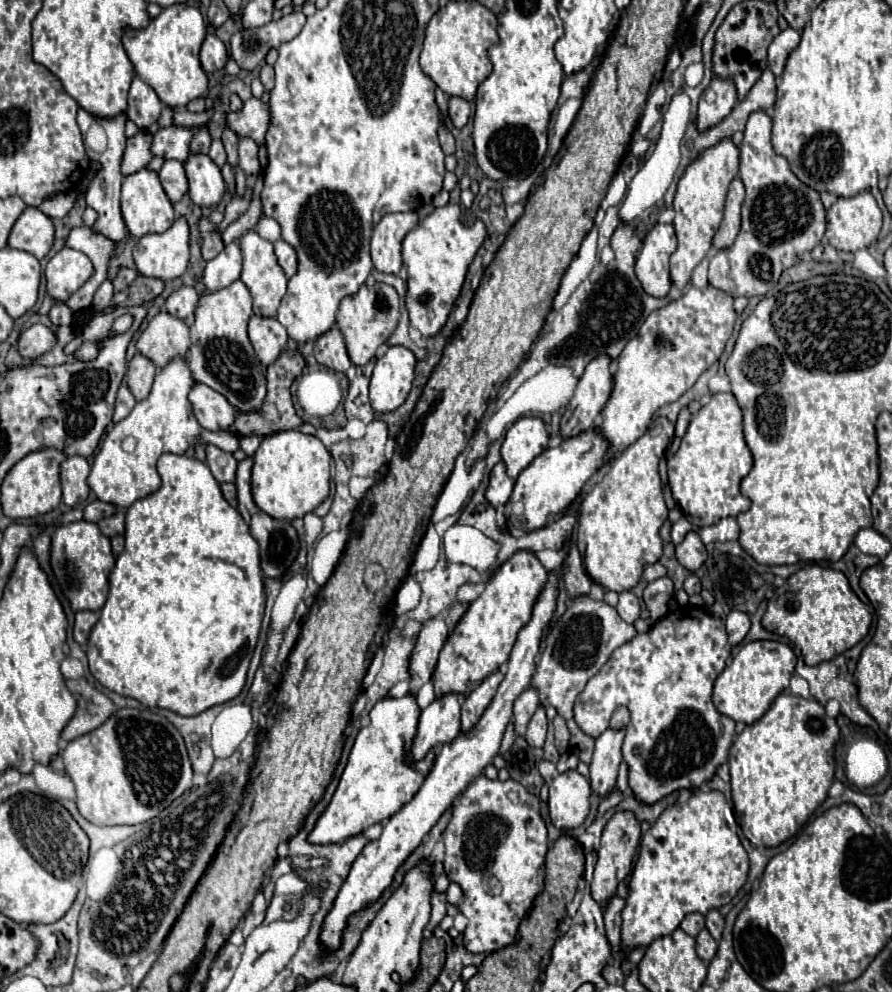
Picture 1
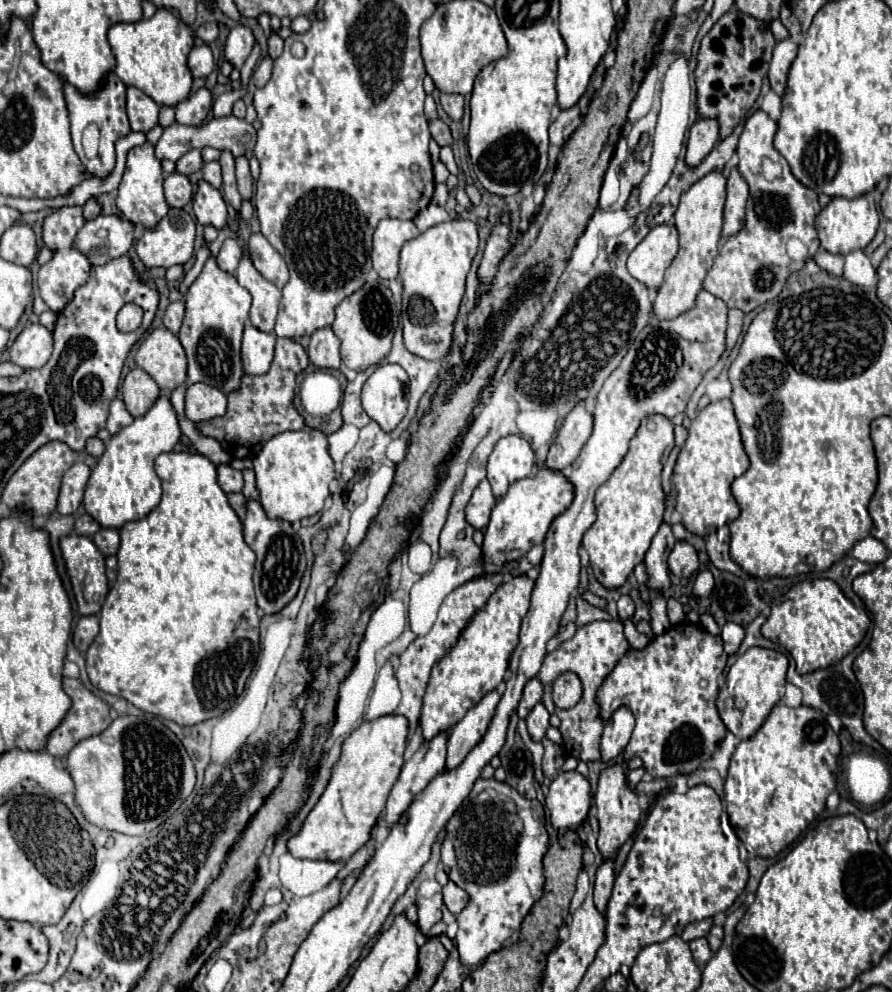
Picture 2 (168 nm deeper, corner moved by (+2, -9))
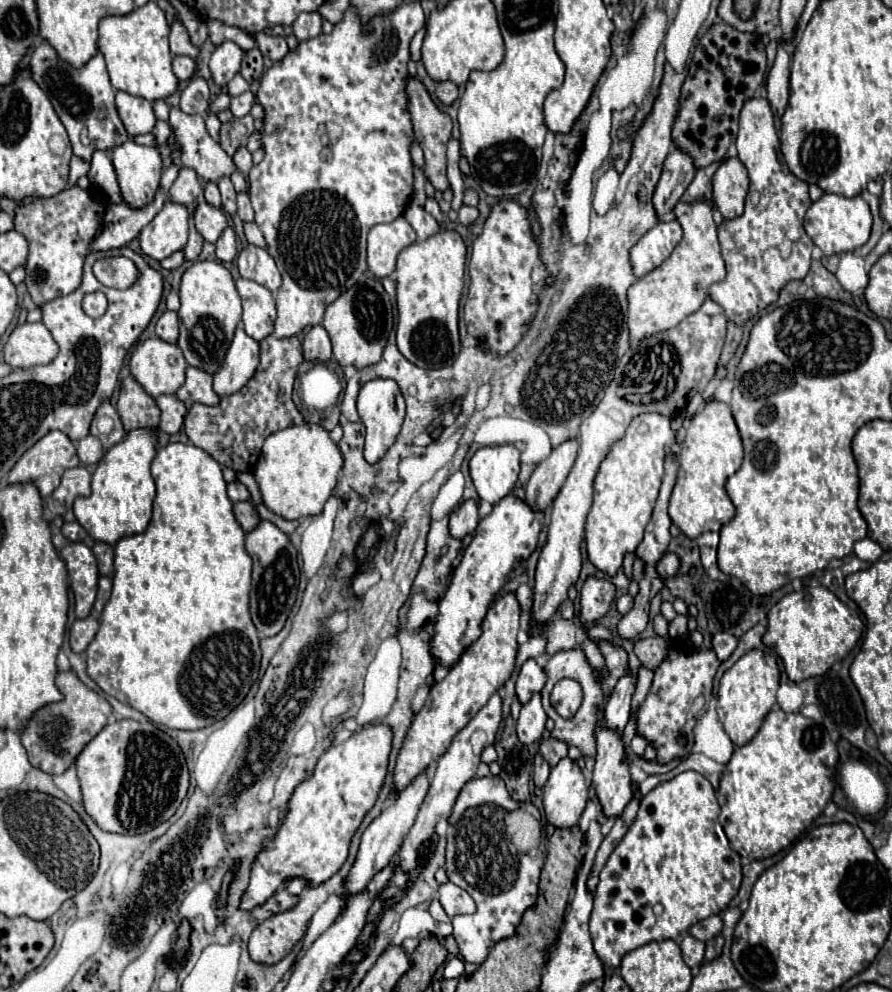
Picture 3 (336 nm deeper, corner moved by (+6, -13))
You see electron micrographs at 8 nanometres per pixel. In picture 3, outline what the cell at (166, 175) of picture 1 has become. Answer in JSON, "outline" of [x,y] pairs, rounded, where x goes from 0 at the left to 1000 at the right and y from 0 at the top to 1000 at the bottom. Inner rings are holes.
{"outline":[[[204,168],[200,180],[193,184],[191,193],[188,193],[188,201],[200,205],[200,207],[215,207],[220,203],[220,199],[224,197],[224,184],[222,184],[222,176],[211,170]]]}

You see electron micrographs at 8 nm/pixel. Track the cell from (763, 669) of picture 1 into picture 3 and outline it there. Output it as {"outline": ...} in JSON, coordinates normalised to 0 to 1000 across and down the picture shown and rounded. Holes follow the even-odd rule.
{"outline":[[[839,656],[807,684],[805,693],[805,725],[823,751],[836,751],[852,735],[857,723],[870,709],[874,689],[874,672],[870,662],[859,656]]]}

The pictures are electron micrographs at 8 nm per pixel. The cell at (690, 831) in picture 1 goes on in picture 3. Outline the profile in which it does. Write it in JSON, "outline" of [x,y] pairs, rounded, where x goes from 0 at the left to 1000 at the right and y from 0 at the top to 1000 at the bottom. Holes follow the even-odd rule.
{"outline":[[[778,777],[762,779],[753,787],[740,789],[724,803],[720,803],[713,828],[704,836],[702,844],[693,850],[691,858],[684,862],[677,878],[673,880],[673,890],[666,902],[661,941],[666,959],[679,981],[684,977],[693,977],[700,963],[706,959],[731,949],[756,947],[760,941],[771,939],[783,928],[809,920],[827,900],[832,890],[830,862],[818,856],[805,820],[807,814],[796,787]],[[735,910],[744,914],[742,922],[731,920]]]}

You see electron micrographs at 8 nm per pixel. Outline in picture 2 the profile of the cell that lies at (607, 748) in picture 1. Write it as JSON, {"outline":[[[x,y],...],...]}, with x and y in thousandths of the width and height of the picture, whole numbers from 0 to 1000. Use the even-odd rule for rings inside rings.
{"outline":[[[693,713],[686,723],[679,727],[677,731],[677,739],[675,739],[675,765],[679,769],[684,769],[688,763],[693,763],[709,741],[711,735],[711,721],[709,717],[704,717],[704,713]]]}

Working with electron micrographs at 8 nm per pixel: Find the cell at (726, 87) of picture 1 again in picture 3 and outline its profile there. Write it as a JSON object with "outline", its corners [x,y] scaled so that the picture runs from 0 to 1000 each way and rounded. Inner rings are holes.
{"outline":[[[756,148],[749,160],[744,162],[744,172],[733,193],[733,209],[740,219],[756,211],[756,207],[762,203],[767,191],[778,180],[778,176],[780,176],[778,160],[769,152]]]}

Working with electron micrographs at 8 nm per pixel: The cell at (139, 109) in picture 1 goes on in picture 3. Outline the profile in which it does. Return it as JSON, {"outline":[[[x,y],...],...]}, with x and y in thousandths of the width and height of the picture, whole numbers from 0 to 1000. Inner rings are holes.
{"outline":[[[132,92],[130,108],[132,108],[135,120],[137,120],[146,138],[164,136],[173,130],[175,118],[173,118],[168,102],[159,100],[159,98],[150,98],[141,92]]]}

